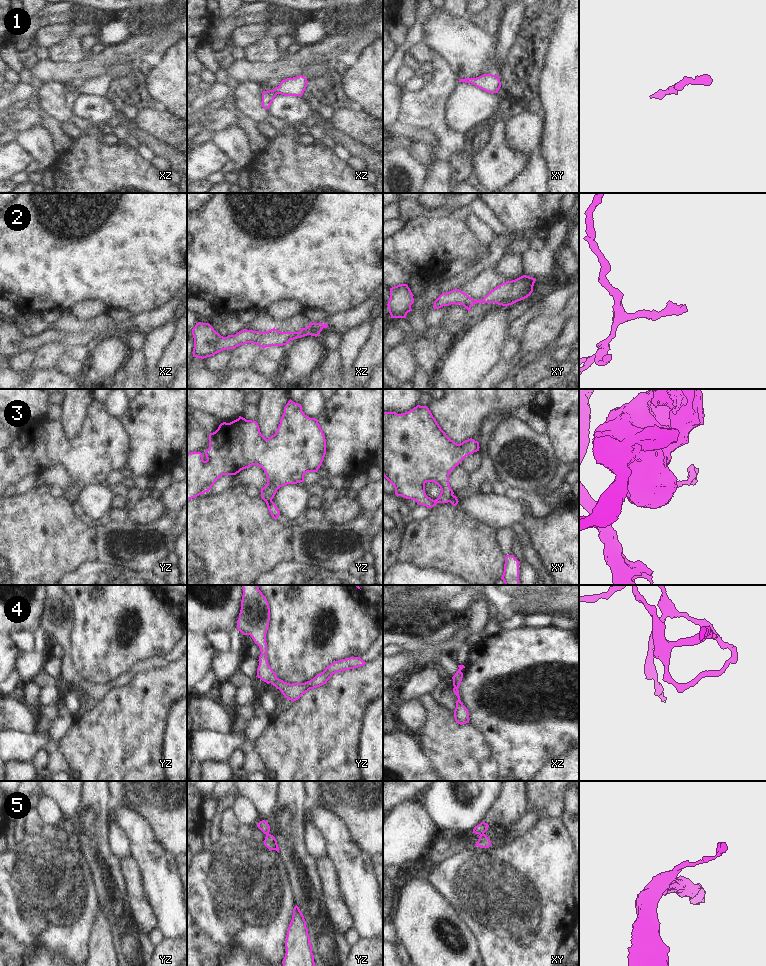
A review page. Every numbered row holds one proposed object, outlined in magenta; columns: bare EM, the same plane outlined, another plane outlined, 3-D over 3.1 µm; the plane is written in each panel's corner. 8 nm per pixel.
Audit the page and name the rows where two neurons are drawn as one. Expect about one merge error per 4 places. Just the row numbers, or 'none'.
3, 5

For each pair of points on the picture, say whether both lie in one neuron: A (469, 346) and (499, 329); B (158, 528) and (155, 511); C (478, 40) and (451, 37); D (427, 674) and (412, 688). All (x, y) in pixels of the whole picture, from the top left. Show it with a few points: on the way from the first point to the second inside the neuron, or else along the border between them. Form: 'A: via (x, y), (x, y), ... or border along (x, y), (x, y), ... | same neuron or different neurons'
A: via (476, 346), (492, 331) | same neuron
B: border along (165, 505), (165, 511), (155, 520), (134, 524) | different neurons
C: via (471, 40), (458, 40) | same neuron
D: via (423, 678), (416, 685) | same neuron

